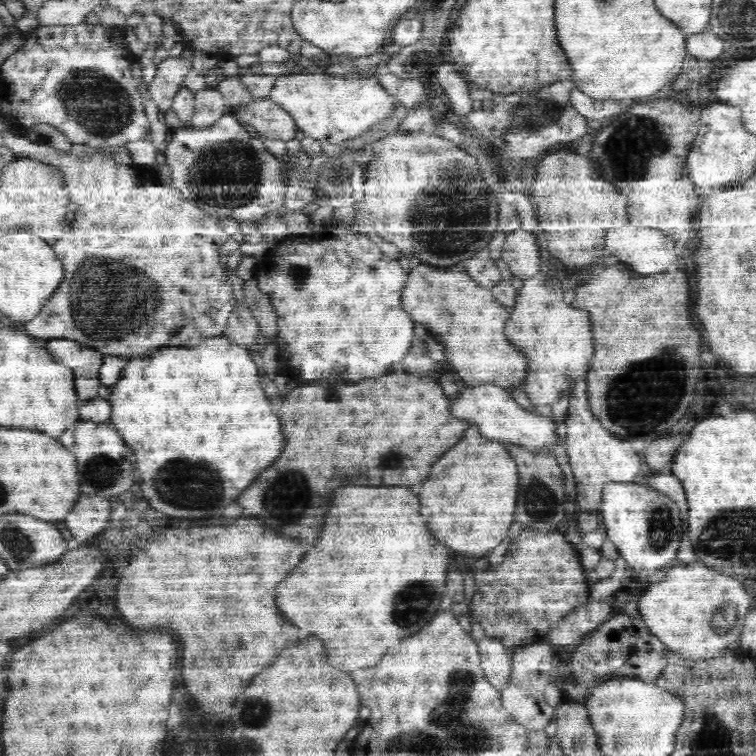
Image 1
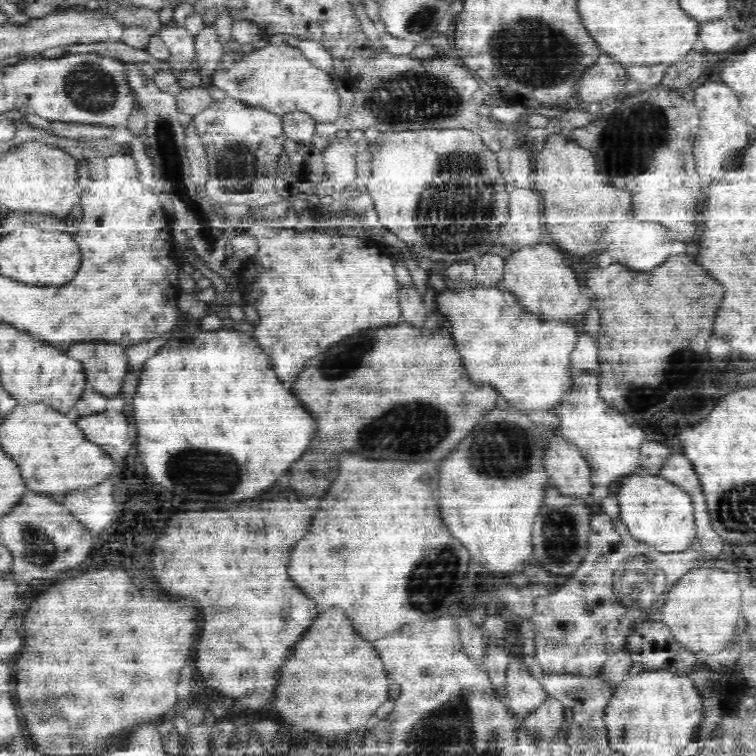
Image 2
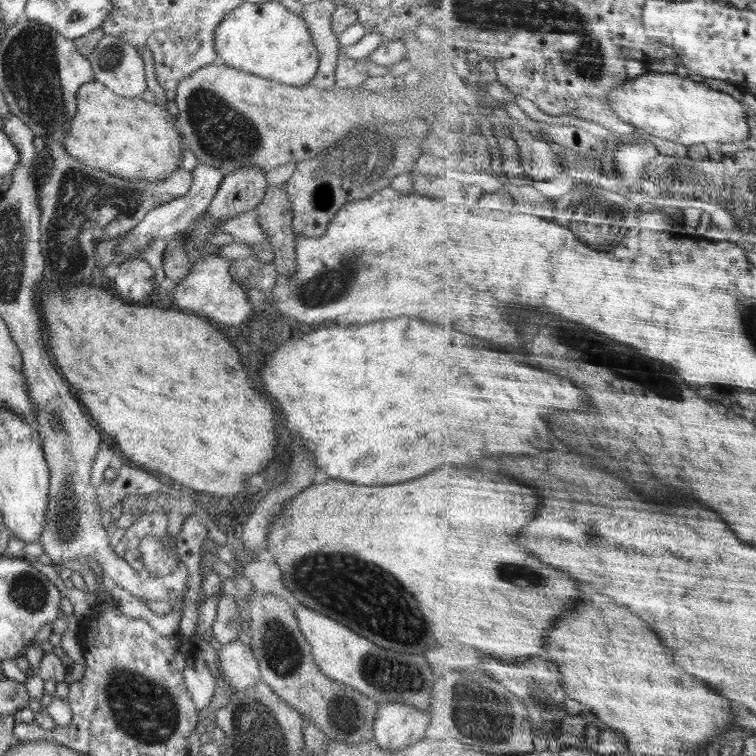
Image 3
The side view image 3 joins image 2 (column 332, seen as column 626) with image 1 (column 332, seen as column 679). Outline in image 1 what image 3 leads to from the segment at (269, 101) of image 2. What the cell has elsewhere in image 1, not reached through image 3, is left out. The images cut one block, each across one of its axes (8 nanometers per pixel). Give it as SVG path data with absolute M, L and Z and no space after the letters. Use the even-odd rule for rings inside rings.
M294 70L275 77L268 98L294 115L301 134L331 143L344 143L366 132L387 115L393 101L376 76L352 78L304 70Z

